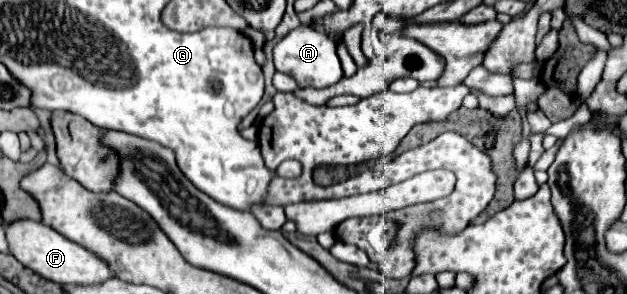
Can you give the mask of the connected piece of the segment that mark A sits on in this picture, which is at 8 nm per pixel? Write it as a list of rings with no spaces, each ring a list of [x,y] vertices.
[[[302,25],[290,31],[282,41],[278,41],[272,49],[276,71],[292,75],[300,87],[330,87],[338,83],[344,77],[340,59],[336,55],[336,43],[330,37],[324,37],[322,33],[316,33],[312,27]]]

